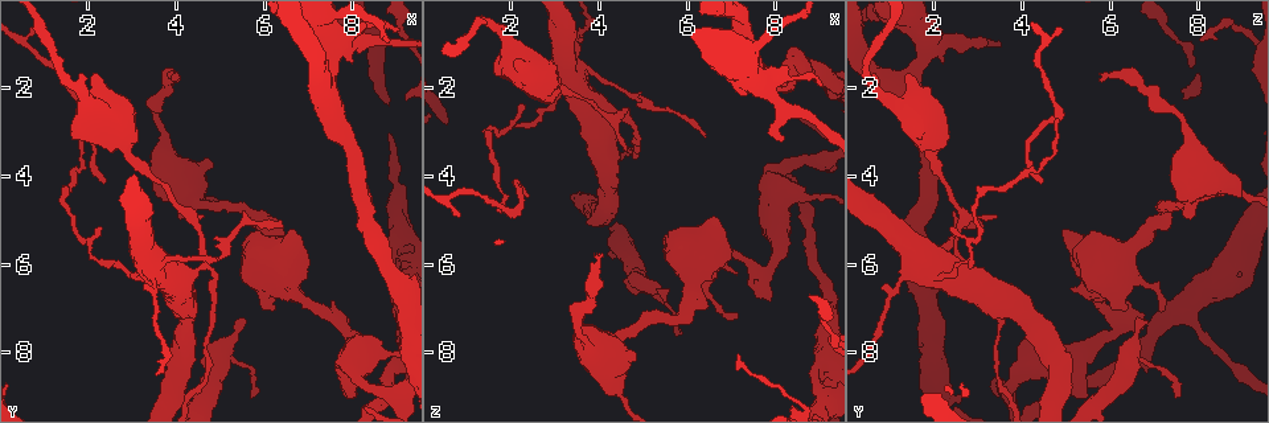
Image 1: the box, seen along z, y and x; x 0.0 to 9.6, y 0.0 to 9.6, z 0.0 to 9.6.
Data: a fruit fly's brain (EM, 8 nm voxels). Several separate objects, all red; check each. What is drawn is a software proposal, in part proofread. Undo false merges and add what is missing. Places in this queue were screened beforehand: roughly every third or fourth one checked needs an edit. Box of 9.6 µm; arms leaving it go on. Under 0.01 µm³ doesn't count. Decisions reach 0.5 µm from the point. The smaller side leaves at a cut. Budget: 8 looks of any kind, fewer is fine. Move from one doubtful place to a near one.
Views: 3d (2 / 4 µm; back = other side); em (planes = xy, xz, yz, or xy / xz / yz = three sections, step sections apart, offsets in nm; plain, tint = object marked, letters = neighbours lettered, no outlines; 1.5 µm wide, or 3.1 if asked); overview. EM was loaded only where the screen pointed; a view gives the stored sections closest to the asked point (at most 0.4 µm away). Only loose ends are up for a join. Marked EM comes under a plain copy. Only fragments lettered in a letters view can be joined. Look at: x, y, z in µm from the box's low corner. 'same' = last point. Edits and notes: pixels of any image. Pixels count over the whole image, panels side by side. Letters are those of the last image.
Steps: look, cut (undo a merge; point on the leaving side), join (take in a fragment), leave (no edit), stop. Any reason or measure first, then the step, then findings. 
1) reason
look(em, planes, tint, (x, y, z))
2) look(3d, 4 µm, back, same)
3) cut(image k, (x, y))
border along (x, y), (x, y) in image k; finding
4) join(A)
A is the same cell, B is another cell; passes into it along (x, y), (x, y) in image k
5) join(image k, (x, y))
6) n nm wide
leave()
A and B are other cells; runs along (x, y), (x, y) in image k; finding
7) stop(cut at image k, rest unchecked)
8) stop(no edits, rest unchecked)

thin end
look(em, planes, letters, (5.70, 9.00, 7.45))

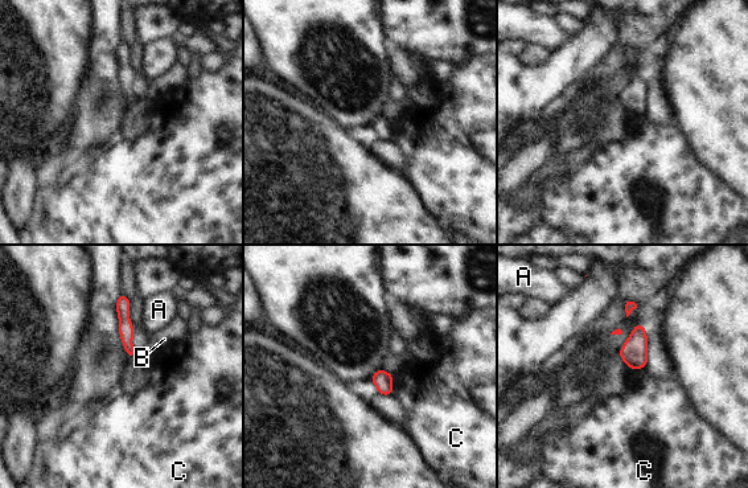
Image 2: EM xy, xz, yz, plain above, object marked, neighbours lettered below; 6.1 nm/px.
C touches over 130 nm
leave()
A, B and C are other cells; none of them fits

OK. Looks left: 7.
branch stops here
look(3d, 2 µm, (4.05, 1.90, 5.80))

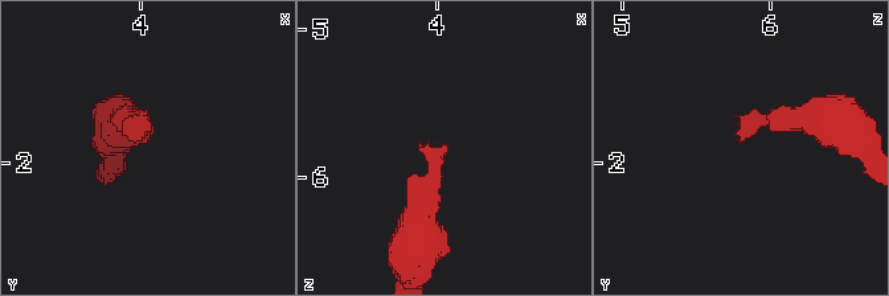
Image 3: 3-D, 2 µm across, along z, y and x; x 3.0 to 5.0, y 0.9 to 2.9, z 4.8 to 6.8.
look(em, planes, letters, (4.02, 1.86, 5.78))

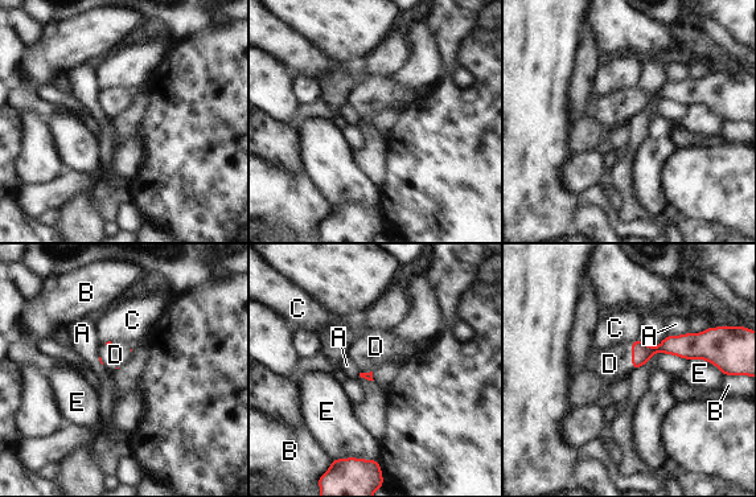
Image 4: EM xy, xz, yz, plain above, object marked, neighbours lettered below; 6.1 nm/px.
join(D)
D is the same cell, A, B, C and E are other cells; passes into it along (641, 353), (632, 356), (609, 364) in image 4; it goes on there

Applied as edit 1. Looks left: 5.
thin end
look(em, planes, letters, (7.20, 0.95, 8.05))

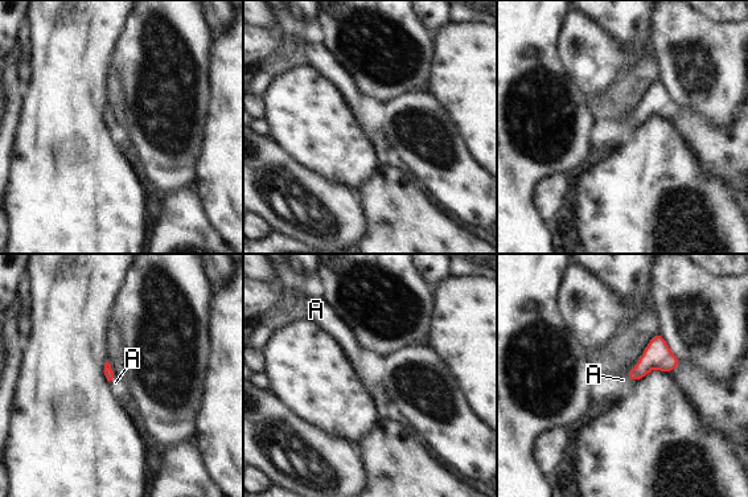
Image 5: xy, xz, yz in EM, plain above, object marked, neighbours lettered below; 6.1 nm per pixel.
join(A)
A is the same cell; passes into it along (107, 370), (111, 378), (115, 382) in image 5; it goes on there

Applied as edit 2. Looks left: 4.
stop(join at image 4, join at image 5, rest unchecked)

